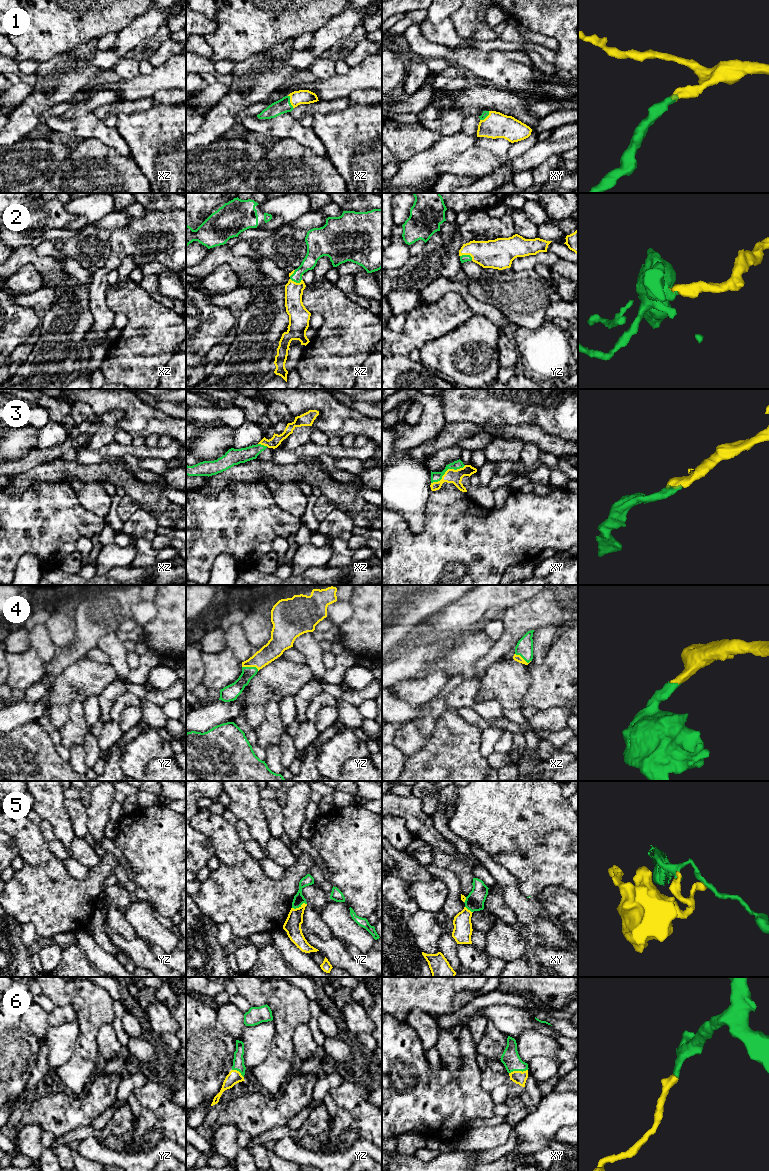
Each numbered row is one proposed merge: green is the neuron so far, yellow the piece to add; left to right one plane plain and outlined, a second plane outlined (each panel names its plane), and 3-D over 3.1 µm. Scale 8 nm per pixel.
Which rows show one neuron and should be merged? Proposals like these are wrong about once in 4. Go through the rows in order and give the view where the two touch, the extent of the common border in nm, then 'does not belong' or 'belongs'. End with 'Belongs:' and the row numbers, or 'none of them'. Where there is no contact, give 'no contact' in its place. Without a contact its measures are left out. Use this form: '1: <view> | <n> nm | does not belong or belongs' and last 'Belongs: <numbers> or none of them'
1: xz | 120 nm | belongs
2: yz | 110 nm | belongs
3: xy | 320 nm | belongs
4: yz | 140 nm | belongs
5: yz | 130 nm | does not belong
6: xy | 160 nm | belongs
Belongs: 1, 2, 3, 4, 6

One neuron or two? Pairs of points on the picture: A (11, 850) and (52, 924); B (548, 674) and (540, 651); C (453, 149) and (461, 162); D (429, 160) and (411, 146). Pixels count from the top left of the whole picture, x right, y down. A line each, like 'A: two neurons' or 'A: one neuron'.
A: two neurons
B: two neurons
C: two neurons
D: two neurons

